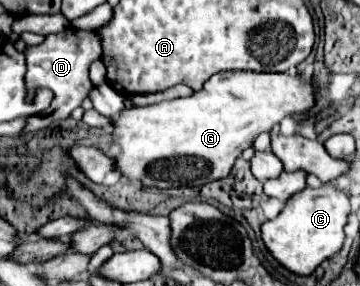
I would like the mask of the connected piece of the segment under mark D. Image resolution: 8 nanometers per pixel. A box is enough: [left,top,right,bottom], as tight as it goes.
[21,27,101,135]

